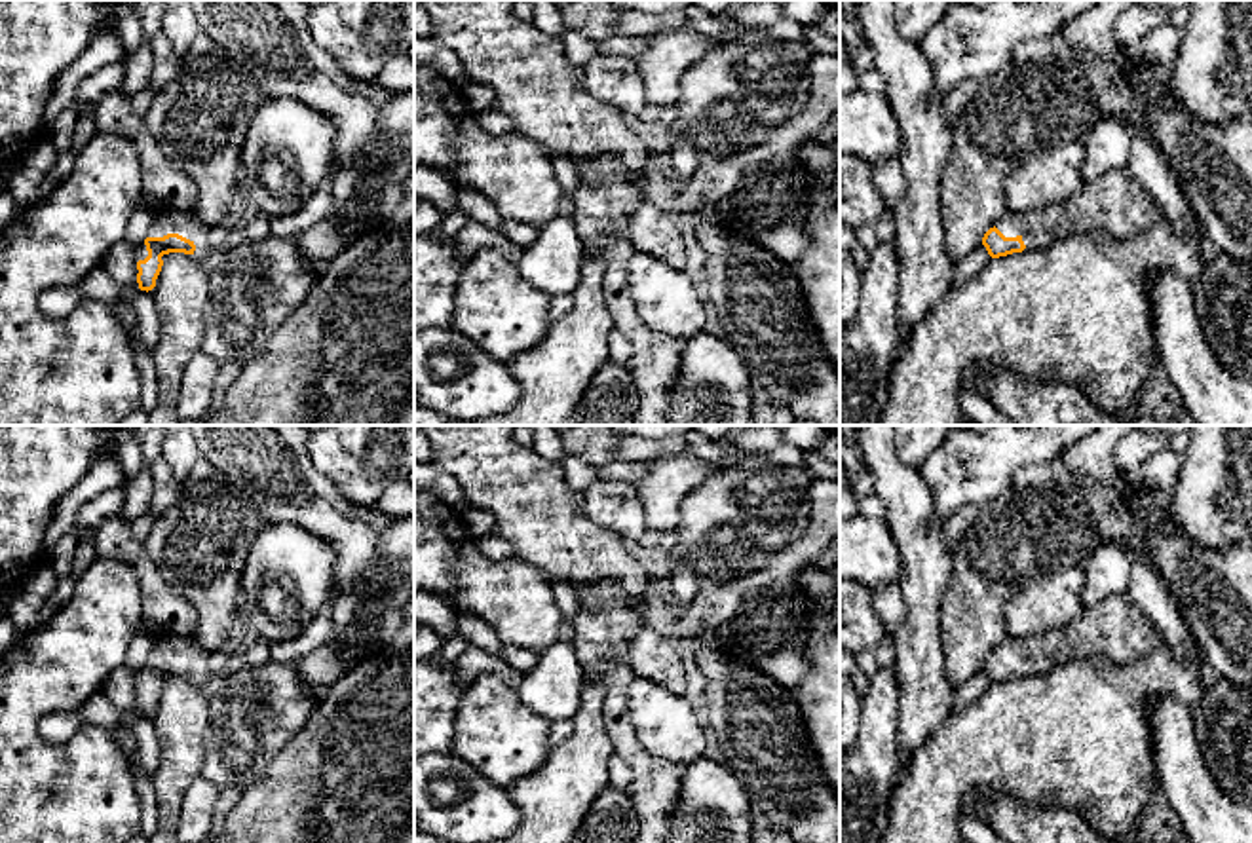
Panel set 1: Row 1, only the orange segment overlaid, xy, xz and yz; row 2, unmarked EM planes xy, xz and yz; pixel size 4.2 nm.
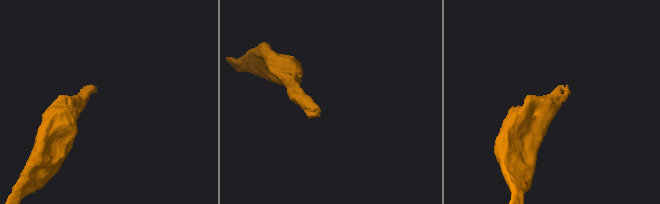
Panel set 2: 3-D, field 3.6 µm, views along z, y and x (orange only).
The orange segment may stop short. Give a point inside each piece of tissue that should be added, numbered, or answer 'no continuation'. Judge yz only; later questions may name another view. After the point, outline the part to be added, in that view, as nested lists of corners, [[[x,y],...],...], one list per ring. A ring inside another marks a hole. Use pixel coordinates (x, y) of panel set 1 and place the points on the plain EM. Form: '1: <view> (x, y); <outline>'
1: yz (1116, 631); [[[1115,592],[1087,608],[1066,628],[1043,634],[1009,636],[996,653],[1005,663],[1020,661],[1028,676],[1041,676],[1070,661],[1106,661],[1125,665],[1149,653],[1161,638],[1159,628]]]

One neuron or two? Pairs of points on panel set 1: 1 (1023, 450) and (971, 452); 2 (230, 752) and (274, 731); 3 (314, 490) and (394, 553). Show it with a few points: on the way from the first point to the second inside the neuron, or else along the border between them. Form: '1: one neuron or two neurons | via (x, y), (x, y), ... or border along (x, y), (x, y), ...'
1: one neuron | via (1009, 450), (985, 452)
2: one neuron | via (242, 741), (251, 731), (263, 731)
3: two neurons | border along (394, 519), (380, 536), (379, 555), (358, 581)

